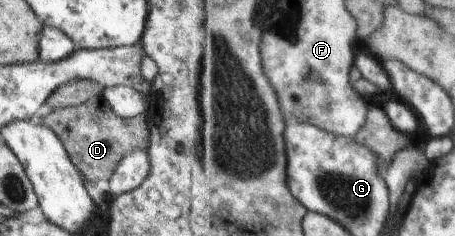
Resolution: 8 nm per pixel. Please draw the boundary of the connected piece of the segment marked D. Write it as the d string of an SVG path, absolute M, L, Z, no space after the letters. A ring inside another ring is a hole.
M100 95L87 99L76 107L54 109L40 119L40 124L48 127L58 137L72 165L91 182L107 179L120 159L134 147L147 147L150 137L148 123L149 118L145 113L130 118L118 117Z

